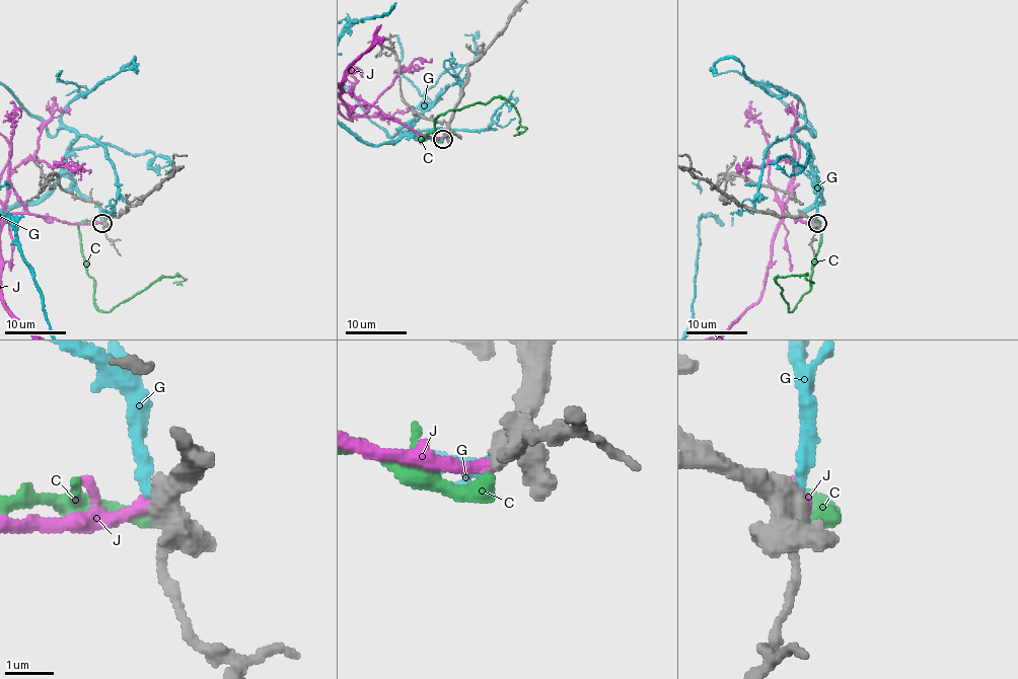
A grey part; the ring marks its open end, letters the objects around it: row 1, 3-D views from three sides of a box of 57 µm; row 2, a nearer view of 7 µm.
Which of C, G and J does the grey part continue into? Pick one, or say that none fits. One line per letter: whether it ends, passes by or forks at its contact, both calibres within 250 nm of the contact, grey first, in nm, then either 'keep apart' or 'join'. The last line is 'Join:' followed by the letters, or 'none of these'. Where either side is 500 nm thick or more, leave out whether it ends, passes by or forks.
C: it ends there; 340 nm thick on the grey side, 360 nm on the other; keep apart
G: it ends there; 360 nm thick on the grey side, 240 nm on the other; keep apart
J: it ends there; 360 nm thick on the grey side, 280 nm on the other; keep apart
Join: none of these

